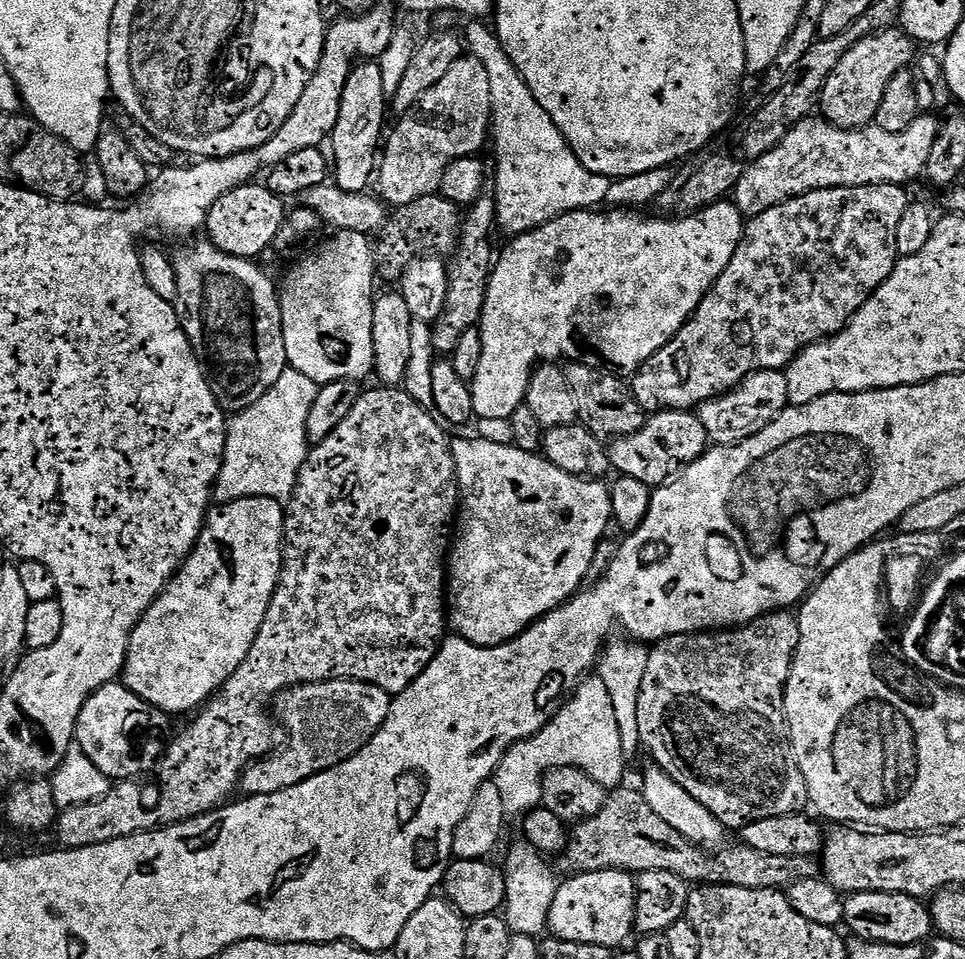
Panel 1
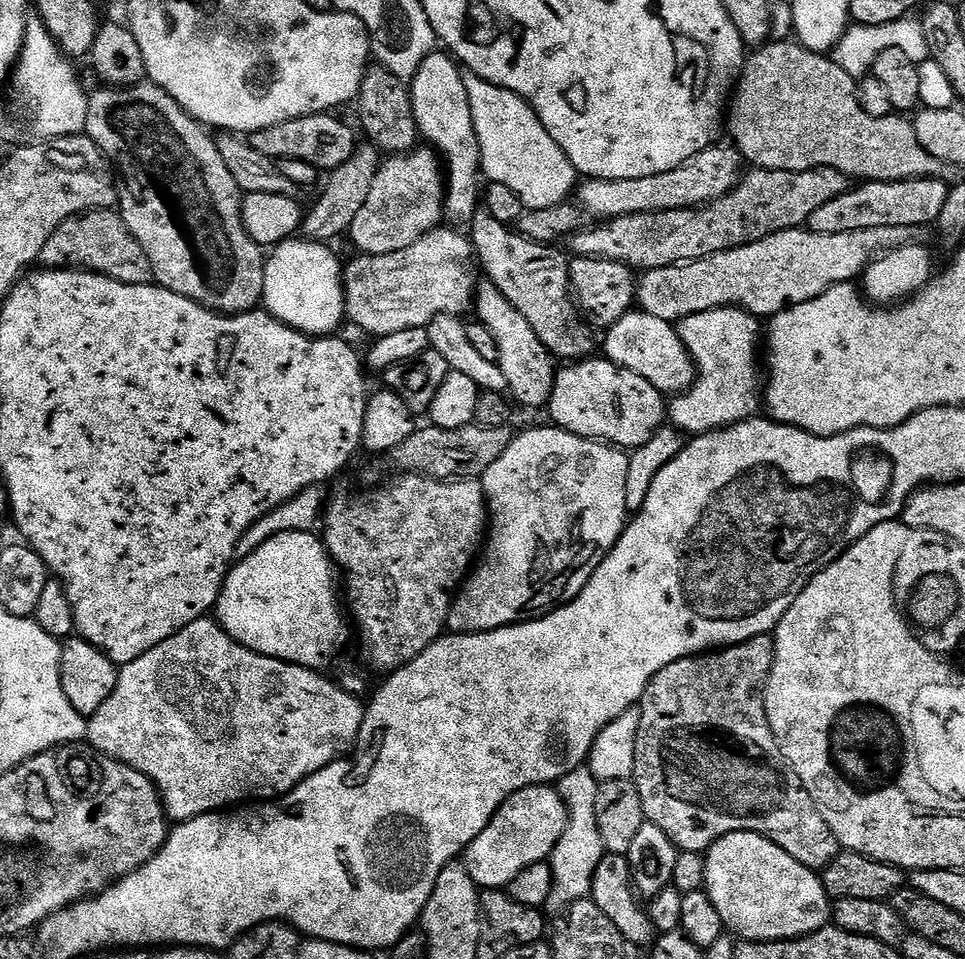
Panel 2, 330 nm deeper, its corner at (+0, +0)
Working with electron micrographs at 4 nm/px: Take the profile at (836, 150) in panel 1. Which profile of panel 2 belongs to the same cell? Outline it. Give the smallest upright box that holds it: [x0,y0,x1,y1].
[575,146,742,222]

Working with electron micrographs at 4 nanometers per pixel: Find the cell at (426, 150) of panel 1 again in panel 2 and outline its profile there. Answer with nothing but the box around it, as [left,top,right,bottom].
[350,146,446,256]

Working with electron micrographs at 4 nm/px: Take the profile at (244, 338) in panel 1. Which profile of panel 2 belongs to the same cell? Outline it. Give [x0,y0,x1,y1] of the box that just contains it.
[84,82,266,316]

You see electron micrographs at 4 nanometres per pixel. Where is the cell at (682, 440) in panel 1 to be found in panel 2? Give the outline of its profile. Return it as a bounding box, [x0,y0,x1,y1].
[546,358,666,450]

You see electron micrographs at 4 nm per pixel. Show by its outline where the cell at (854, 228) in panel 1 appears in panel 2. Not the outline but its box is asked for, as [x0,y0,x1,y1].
[807,180,949,234]

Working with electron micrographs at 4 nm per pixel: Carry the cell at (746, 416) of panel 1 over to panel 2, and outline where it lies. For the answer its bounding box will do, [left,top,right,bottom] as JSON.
[602,310,696,394]

